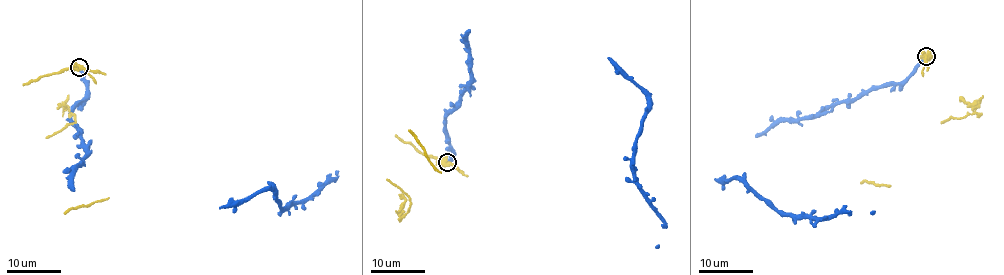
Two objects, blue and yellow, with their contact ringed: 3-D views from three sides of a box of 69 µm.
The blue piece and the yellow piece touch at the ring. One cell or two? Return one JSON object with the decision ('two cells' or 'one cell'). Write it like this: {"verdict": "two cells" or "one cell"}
{"verdict": "two cells"}

